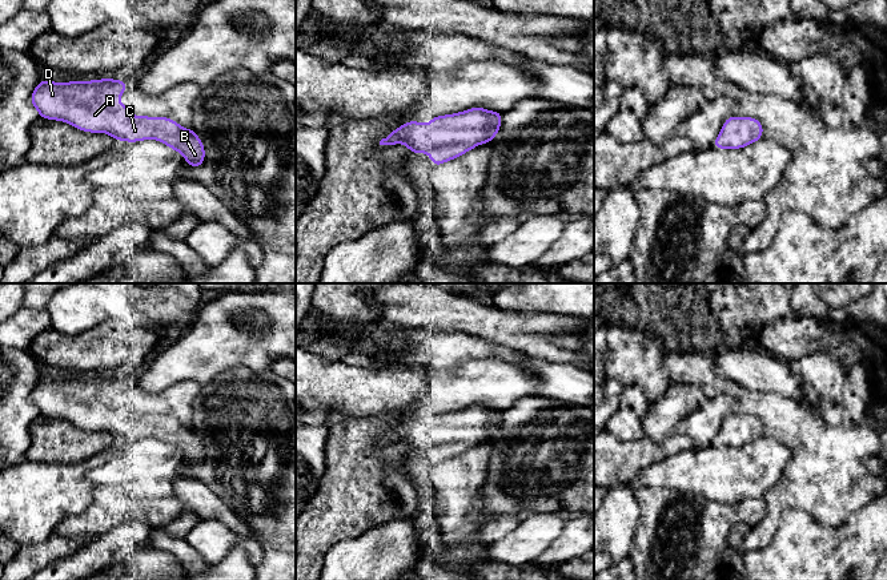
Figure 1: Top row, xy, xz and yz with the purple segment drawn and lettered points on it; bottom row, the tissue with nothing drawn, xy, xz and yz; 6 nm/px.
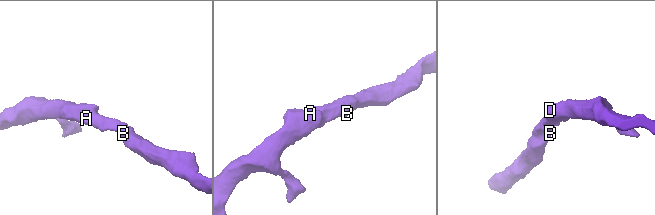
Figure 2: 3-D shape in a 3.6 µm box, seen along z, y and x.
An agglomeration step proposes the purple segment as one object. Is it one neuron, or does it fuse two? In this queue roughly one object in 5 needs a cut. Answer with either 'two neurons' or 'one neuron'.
one neuron

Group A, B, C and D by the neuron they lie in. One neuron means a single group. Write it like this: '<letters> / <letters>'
A B C D

